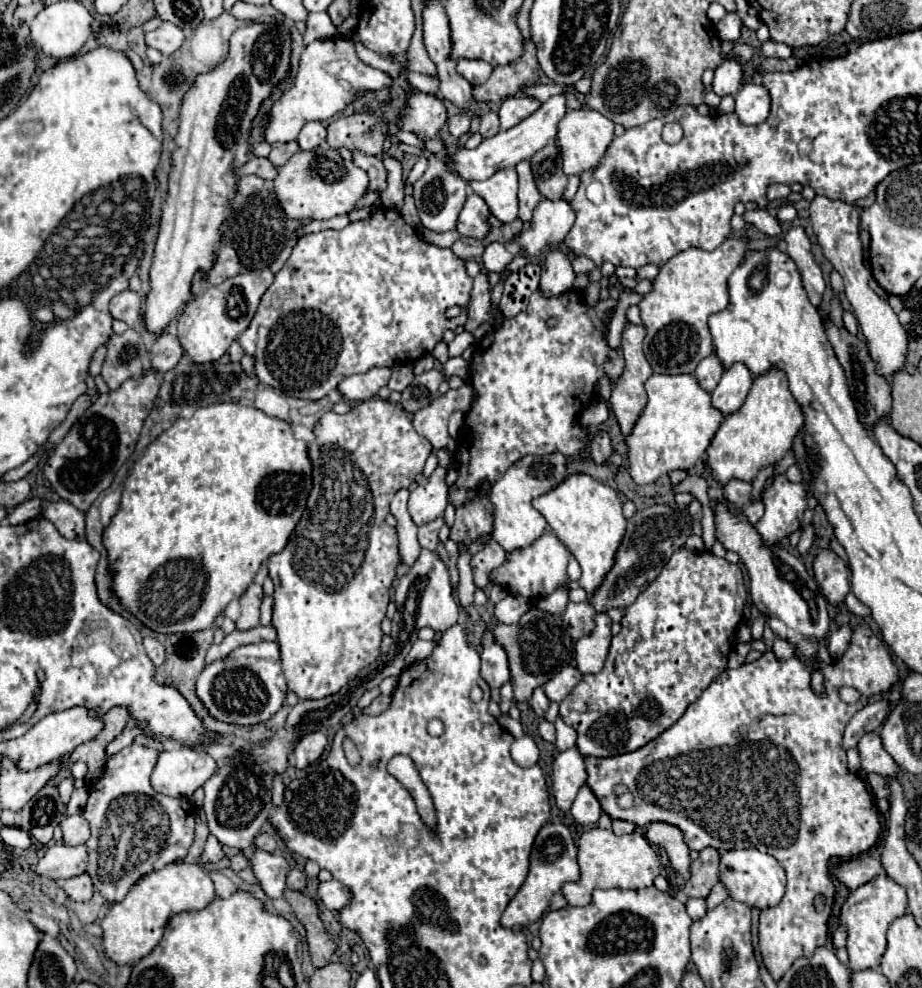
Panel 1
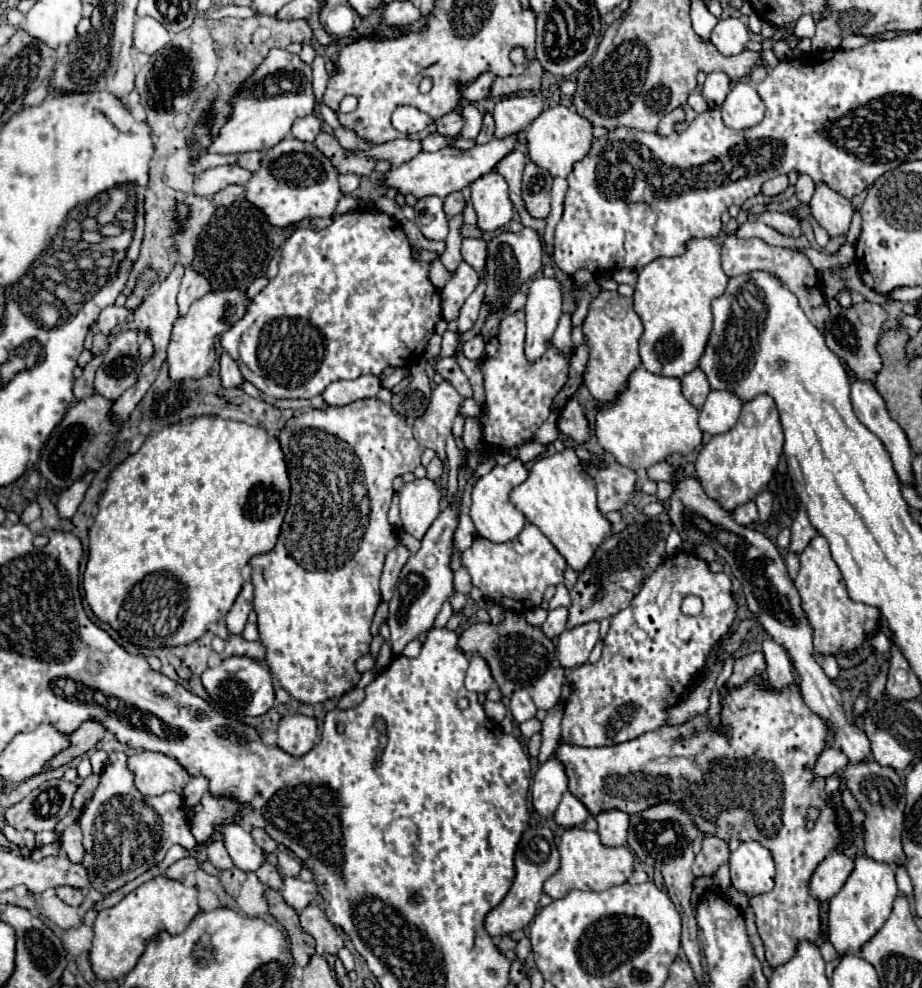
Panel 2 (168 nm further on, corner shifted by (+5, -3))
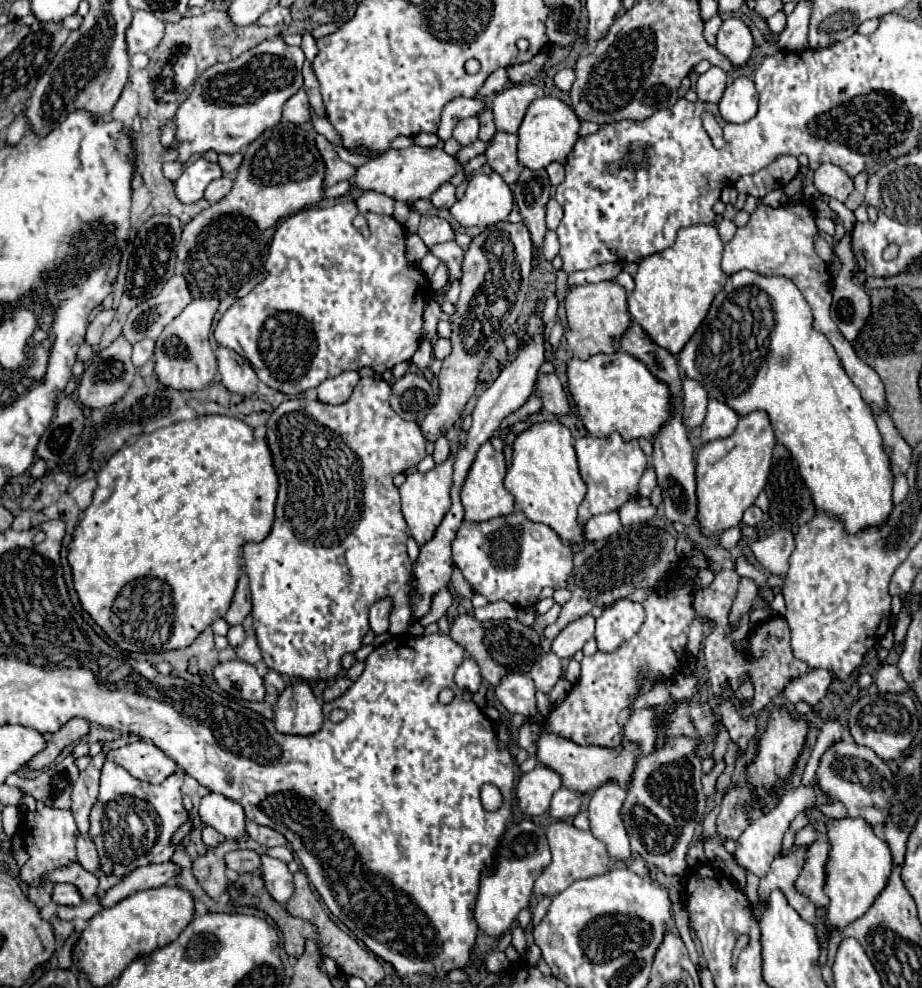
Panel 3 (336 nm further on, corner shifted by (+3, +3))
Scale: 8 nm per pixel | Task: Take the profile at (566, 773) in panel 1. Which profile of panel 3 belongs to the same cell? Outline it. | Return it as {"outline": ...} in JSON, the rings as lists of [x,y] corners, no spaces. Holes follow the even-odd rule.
{"outline":[[[538,764],[532,772],[522,774],[520,782],[516,784],[518,808],[528,816],[544,814],[550,808],[552,794],[560,786],[560,776],[554,770]]]}

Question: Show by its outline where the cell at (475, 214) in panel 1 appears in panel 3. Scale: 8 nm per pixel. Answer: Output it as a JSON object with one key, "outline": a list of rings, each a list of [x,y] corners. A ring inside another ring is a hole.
{"outline":[[[450,182],[442,184],[442,186],[432,194],[430,202],[432,202],[436,208],[450,208],[450,206],[456,202],[456,188],[454,188]]]}

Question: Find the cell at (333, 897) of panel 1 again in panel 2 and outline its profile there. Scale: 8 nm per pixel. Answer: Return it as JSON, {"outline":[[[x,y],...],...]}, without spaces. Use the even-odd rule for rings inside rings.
{"outline":[[[284,878],[284,888],[282,888],[282,896],[286,898],[286,902],[290,906],[294,906],[296,910],[306,908],[314,896],[320,892],[318,882],[304,882],[300,878]]]}

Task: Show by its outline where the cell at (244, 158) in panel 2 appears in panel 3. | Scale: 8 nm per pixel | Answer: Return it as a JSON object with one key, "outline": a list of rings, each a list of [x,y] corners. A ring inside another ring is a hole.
{"outline":[[[242,154],[218,156],[218,164],[220,164],[220,168],[222,168],[224,174],[232,174],[232,172],[236,172],[236,168],[240,166],[240,160],[242,160]]]}

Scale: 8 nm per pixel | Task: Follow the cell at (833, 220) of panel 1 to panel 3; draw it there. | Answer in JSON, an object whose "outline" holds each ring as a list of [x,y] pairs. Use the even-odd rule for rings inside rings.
{"outline":[[[824,162],[818,170],[814,170],[814,186],[820,194],[828,194],[840,202],[846,202],[854,190],[854,180],[840,166]]]}

